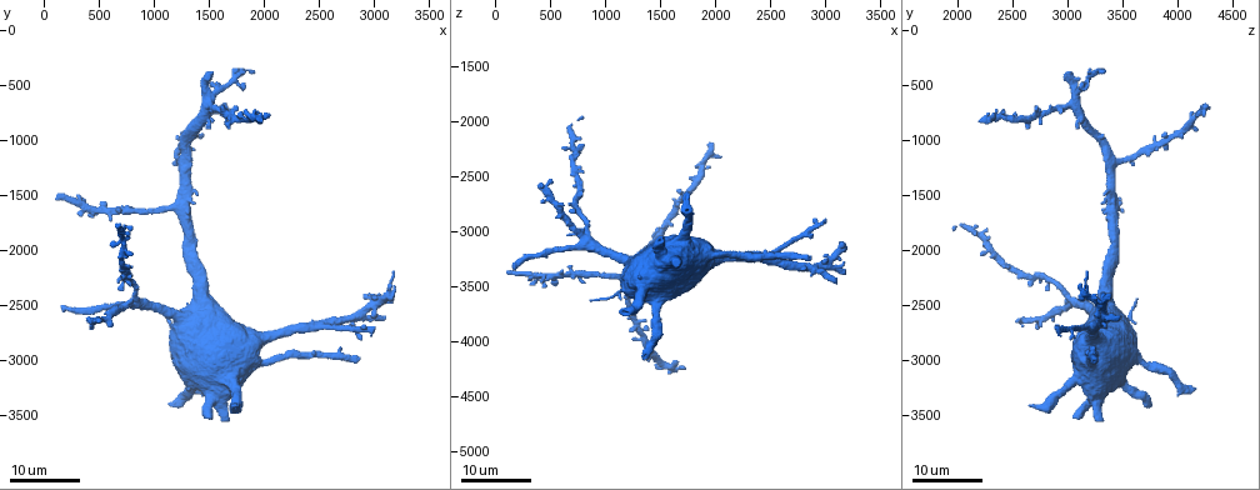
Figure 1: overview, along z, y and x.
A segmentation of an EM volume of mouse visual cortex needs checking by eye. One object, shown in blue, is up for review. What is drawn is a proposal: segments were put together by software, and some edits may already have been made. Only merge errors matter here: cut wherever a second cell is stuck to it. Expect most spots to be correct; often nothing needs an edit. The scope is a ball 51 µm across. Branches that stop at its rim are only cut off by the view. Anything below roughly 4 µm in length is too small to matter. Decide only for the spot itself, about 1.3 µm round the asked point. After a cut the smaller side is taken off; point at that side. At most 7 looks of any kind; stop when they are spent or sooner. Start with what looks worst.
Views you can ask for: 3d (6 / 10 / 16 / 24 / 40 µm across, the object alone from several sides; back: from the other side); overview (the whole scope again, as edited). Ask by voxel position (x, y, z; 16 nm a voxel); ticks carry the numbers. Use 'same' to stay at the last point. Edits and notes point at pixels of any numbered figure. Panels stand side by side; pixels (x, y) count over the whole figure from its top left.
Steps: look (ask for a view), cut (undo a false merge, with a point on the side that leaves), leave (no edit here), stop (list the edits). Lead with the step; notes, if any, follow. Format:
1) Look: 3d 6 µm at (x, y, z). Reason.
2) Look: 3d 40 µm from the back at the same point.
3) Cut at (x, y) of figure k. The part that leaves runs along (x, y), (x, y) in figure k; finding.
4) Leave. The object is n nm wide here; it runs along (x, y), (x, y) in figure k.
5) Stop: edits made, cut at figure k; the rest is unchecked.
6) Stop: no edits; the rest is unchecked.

Look: 3d 16 µm at (1520, 660, 3020).

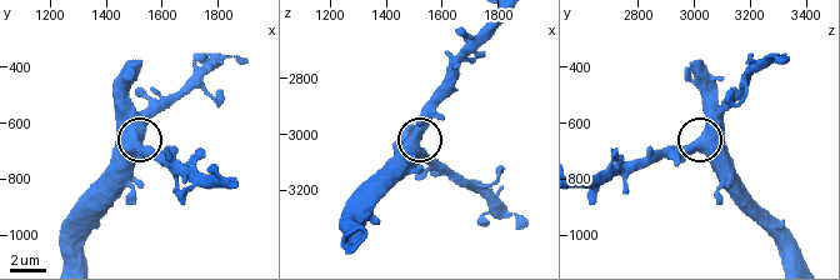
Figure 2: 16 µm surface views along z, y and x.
Look: 3d 6 µm at (1510, 670, 3010). Closer look.

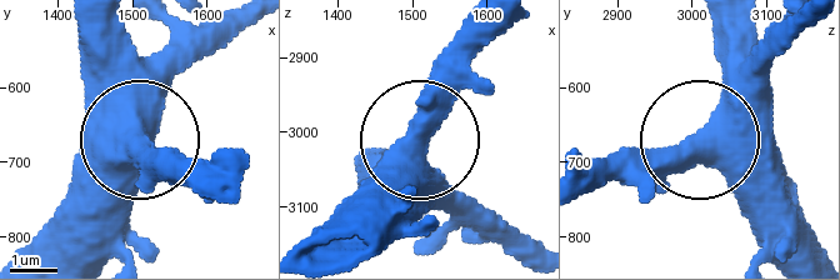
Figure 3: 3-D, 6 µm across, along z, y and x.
Leave. Continuous, no second cell.

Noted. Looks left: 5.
Look: 3d 16 µm at (2020, 2860, 3240).

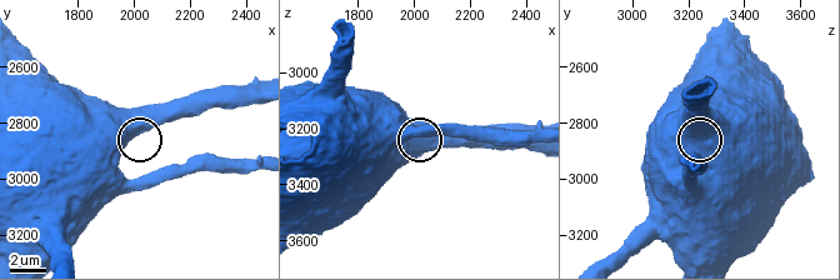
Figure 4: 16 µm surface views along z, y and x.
Look: 3d 10 µm at (2010, 2830, 3220). Zoom in.

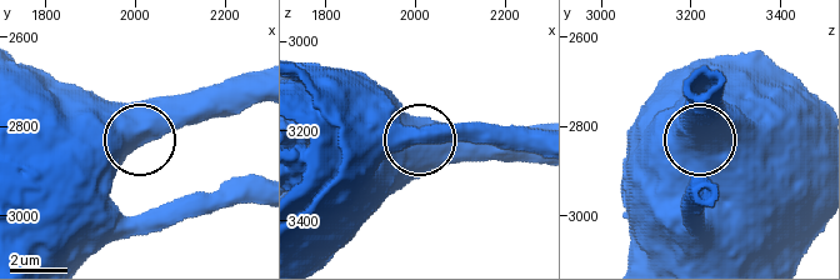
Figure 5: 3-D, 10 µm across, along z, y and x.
Leave. Continuous, no second cell.

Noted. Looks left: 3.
Look: 3d 24 µm at (820, 2440, 3000).

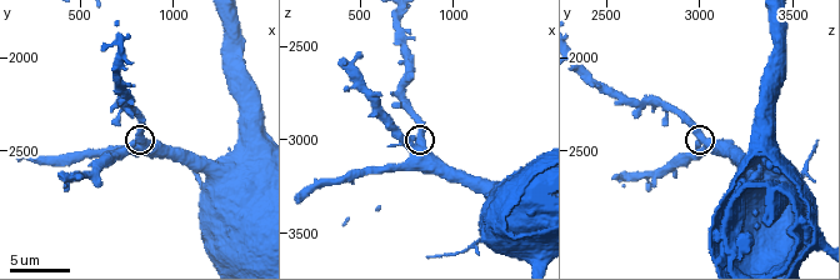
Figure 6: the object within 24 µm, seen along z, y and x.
Look: 3d 10 µm at (820, 2440, 3000). Zoom in.

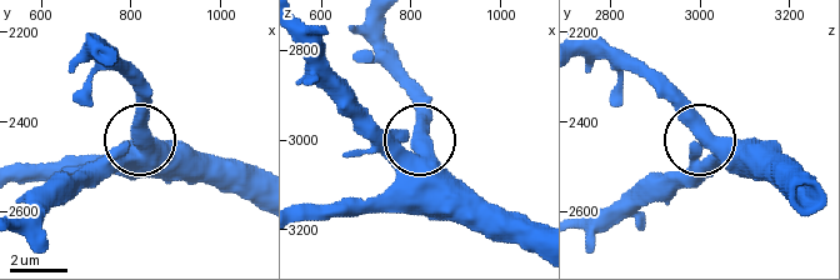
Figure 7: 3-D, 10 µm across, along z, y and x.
Leave. It runs along (804, 211), (728, 151), (701, 145), (686, 183) in figure 7; one cell here.

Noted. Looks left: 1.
Stop: no edits; the rest is unchecked.

